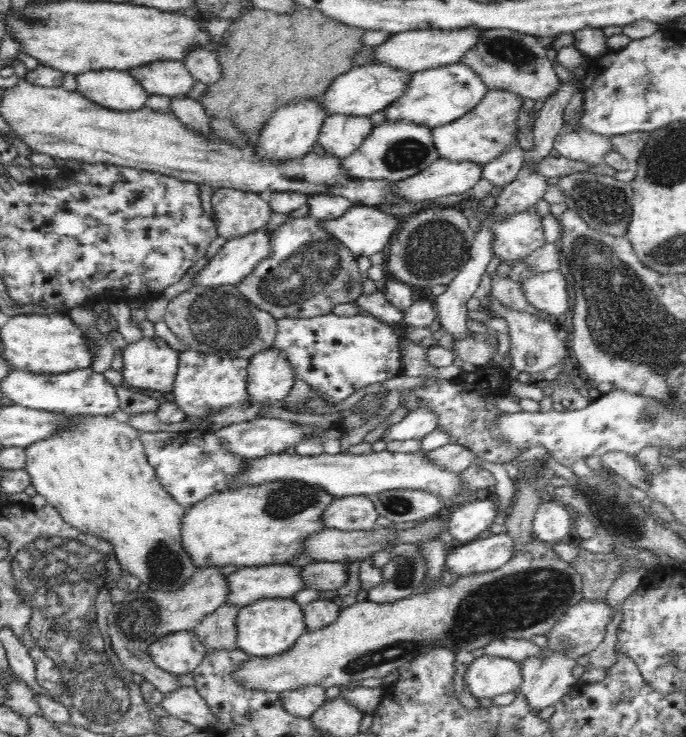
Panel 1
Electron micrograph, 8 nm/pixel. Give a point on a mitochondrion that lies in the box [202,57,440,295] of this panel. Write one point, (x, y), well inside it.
(408, 153)

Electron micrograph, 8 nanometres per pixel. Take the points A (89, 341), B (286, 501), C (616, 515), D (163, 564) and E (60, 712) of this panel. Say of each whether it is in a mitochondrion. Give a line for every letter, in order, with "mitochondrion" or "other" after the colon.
A: other
B: mitochondrion
C: mitochondrion
D: mitochondrion
E: mitochondrion

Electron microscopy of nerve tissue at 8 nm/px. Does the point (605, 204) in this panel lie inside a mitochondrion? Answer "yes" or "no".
yes

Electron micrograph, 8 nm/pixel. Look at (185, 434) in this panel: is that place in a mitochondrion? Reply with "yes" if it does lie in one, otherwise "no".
no

